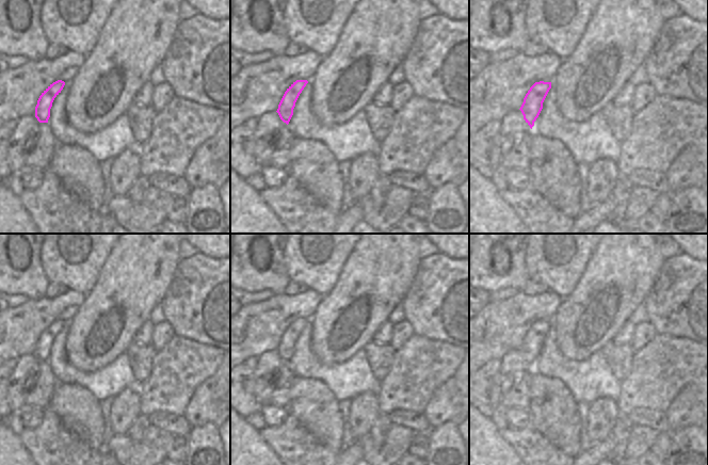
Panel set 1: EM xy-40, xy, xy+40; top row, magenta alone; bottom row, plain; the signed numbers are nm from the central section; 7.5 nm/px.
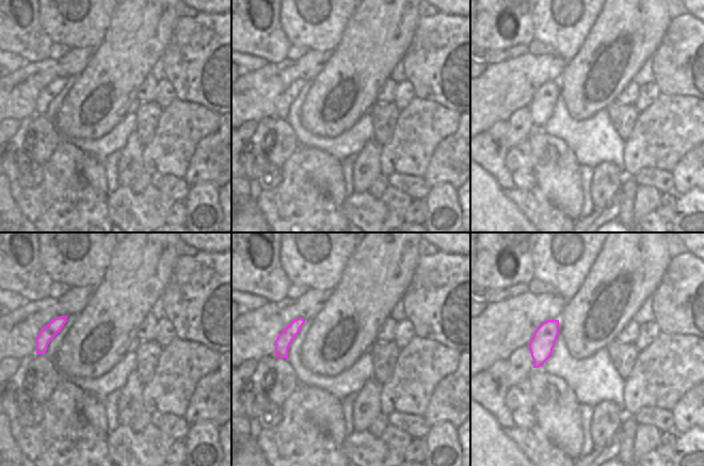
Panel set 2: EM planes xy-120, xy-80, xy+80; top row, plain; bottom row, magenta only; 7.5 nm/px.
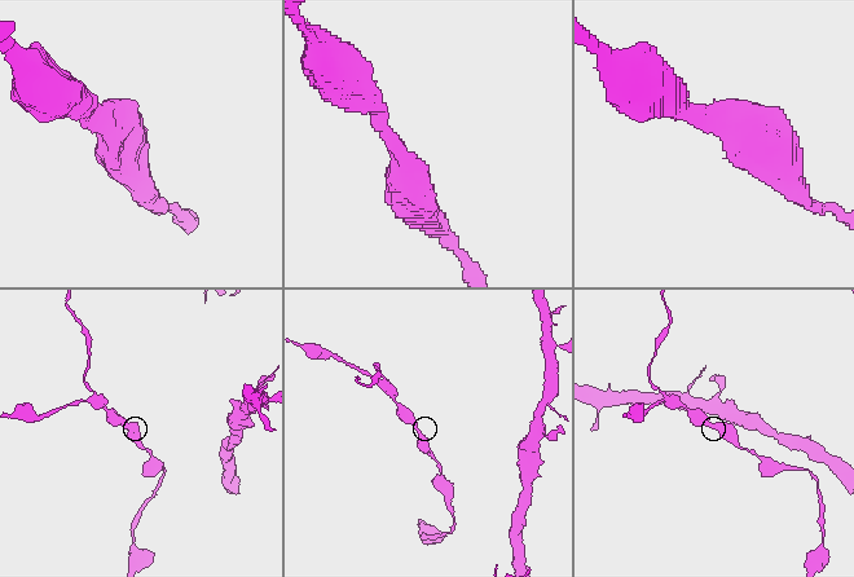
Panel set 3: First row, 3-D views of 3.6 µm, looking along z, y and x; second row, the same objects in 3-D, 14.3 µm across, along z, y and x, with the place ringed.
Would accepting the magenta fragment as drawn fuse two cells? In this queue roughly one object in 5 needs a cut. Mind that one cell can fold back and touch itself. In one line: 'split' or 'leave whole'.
leave whole

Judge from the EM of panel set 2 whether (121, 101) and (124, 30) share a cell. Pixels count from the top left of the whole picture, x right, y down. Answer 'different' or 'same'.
same

